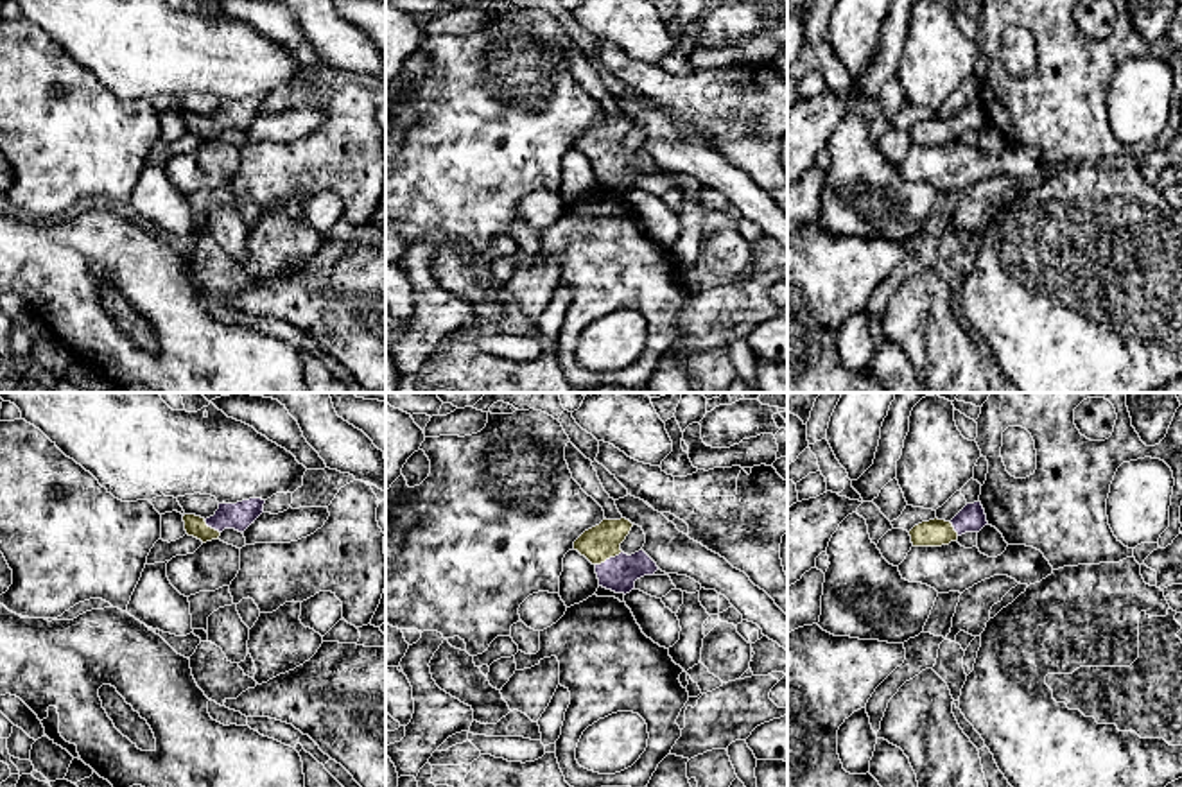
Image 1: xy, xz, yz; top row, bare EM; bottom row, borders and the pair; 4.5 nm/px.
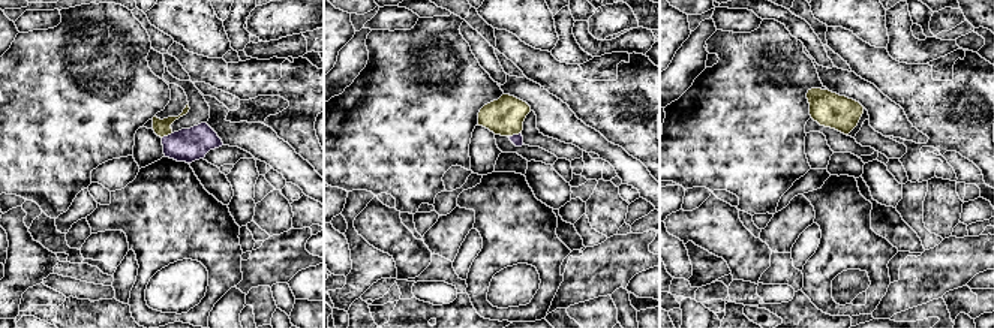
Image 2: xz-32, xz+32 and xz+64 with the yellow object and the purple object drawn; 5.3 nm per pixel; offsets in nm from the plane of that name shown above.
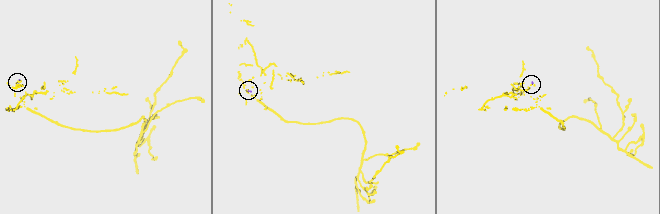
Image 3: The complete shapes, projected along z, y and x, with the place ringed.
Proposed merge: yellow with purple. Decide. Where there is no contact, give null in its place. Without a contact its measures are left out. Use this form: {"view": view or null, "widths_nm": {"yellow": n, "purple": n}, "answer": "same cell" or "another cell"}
{"view": "xz", "widths_nm": {"yellow": 160, "purple": 160}, "answer": "same cell"}

